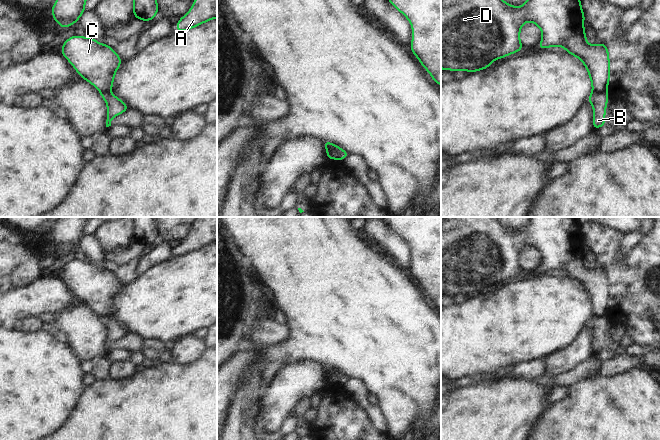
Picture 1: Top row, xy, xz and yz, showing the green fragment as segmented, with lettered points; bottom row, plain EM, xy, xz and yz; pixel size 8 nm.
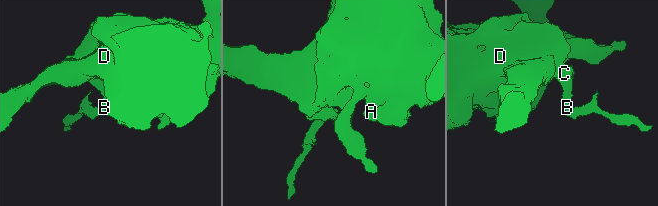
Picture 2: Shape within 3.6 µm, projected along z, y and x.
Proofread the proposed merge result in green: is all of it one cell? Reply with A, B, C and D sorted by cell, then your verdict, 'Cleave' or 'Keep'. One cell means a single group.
Groups: A C D / B. Cleave.

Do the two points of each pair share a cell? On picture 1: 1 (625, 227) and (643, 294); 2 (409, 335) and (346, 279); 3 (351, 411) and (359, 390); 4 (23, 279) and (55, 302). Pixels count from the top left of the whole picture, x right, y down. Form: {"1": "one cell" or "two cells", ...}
{"1": "two cells", "2": "one cell", "3": "two cells", "4": "two cells"}

